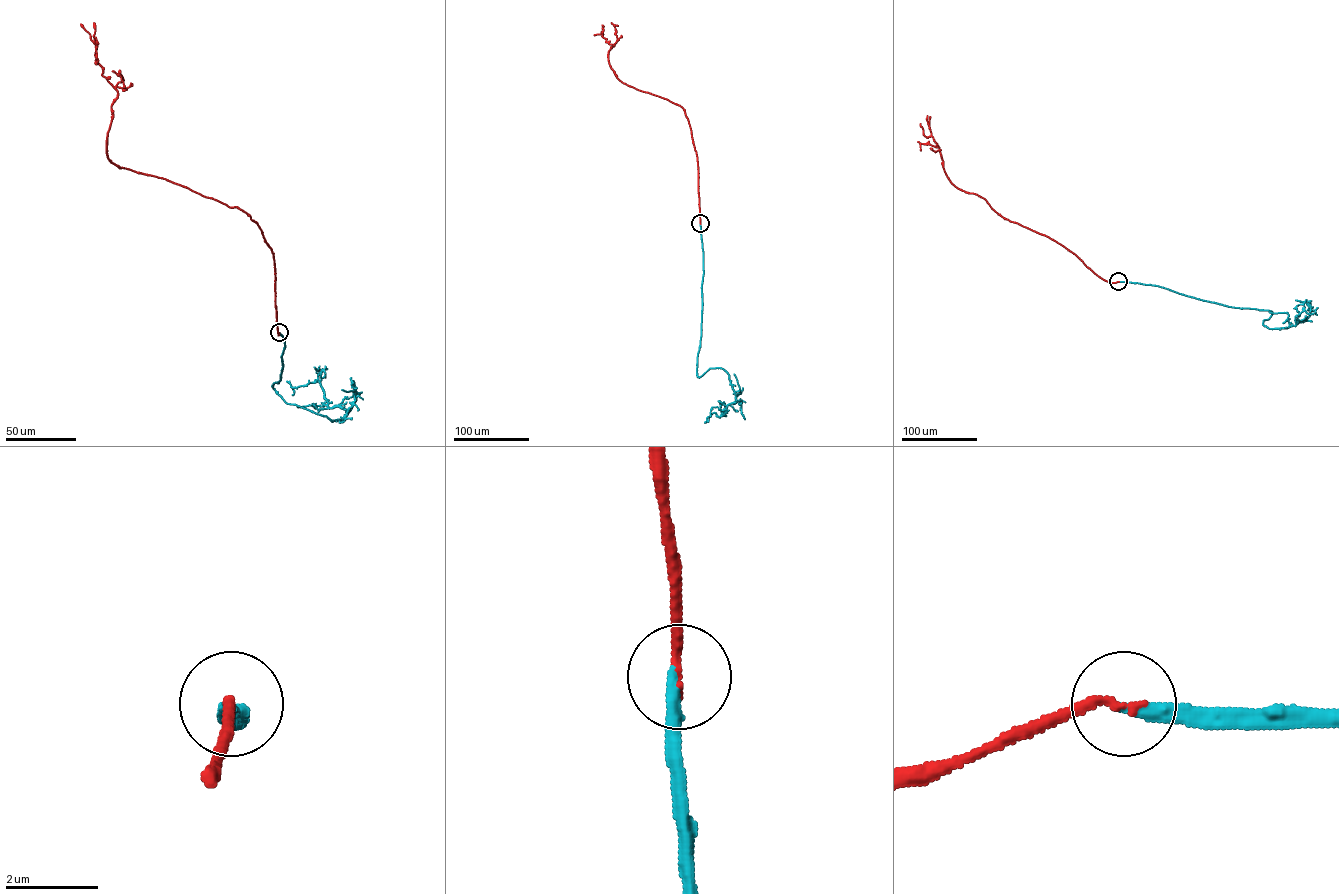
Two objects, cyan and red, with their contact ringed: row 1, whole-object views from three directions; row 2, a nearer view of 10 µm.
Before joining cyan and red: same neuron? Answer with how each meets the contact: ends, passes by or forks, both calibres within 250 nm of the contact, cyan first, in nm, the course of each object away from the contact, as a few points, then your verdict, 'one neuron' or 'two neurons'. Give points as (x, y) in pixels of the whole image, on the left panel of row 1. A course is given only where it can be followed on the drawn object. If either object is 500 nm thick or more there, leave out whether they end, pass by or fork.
cyan ends | red ends | 300/200 nm | cyan via (279, 333), (285, 346), (275, 391), (332, 421), (347, 414), (328, 406), (318, 381), (291, 386), (292, 394) | red via (279, 333), (273, 254), (250, 216), (107, 157), (117, 91), (102, 75), (96, 45), (80, 24) | one neuron

